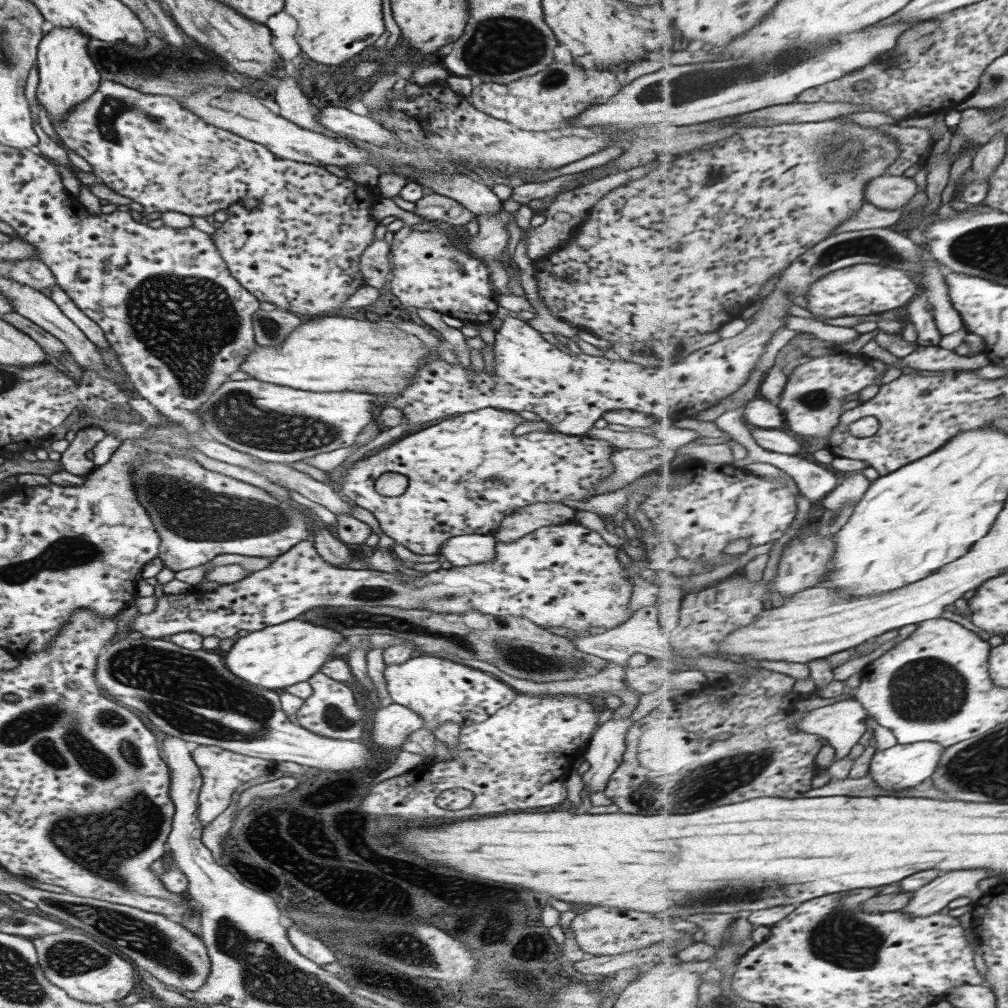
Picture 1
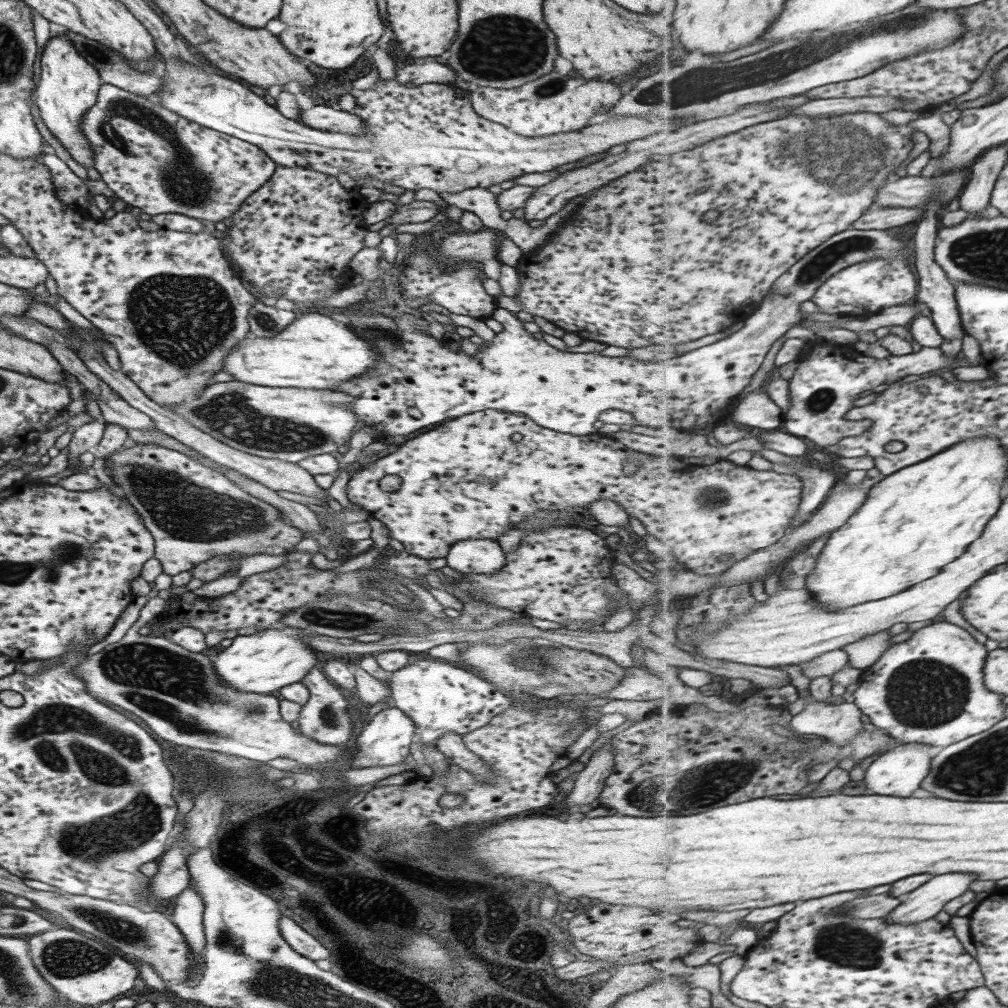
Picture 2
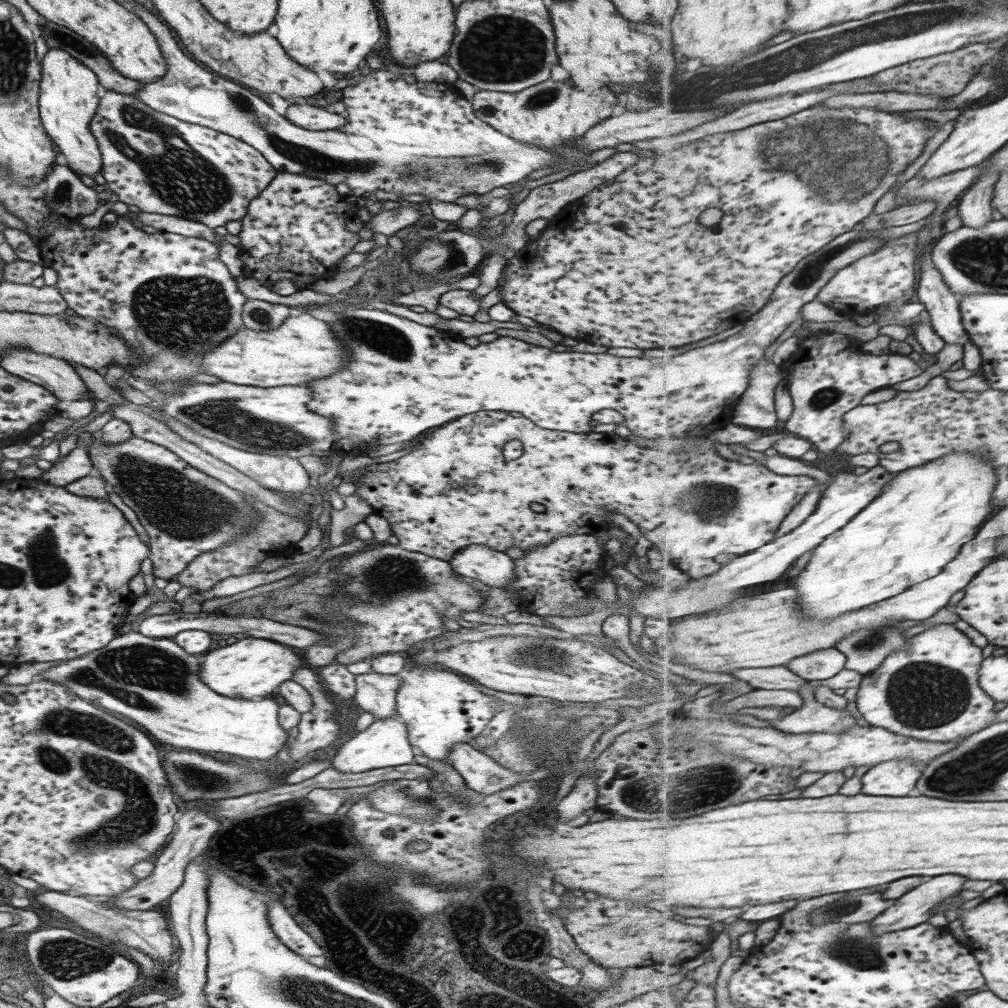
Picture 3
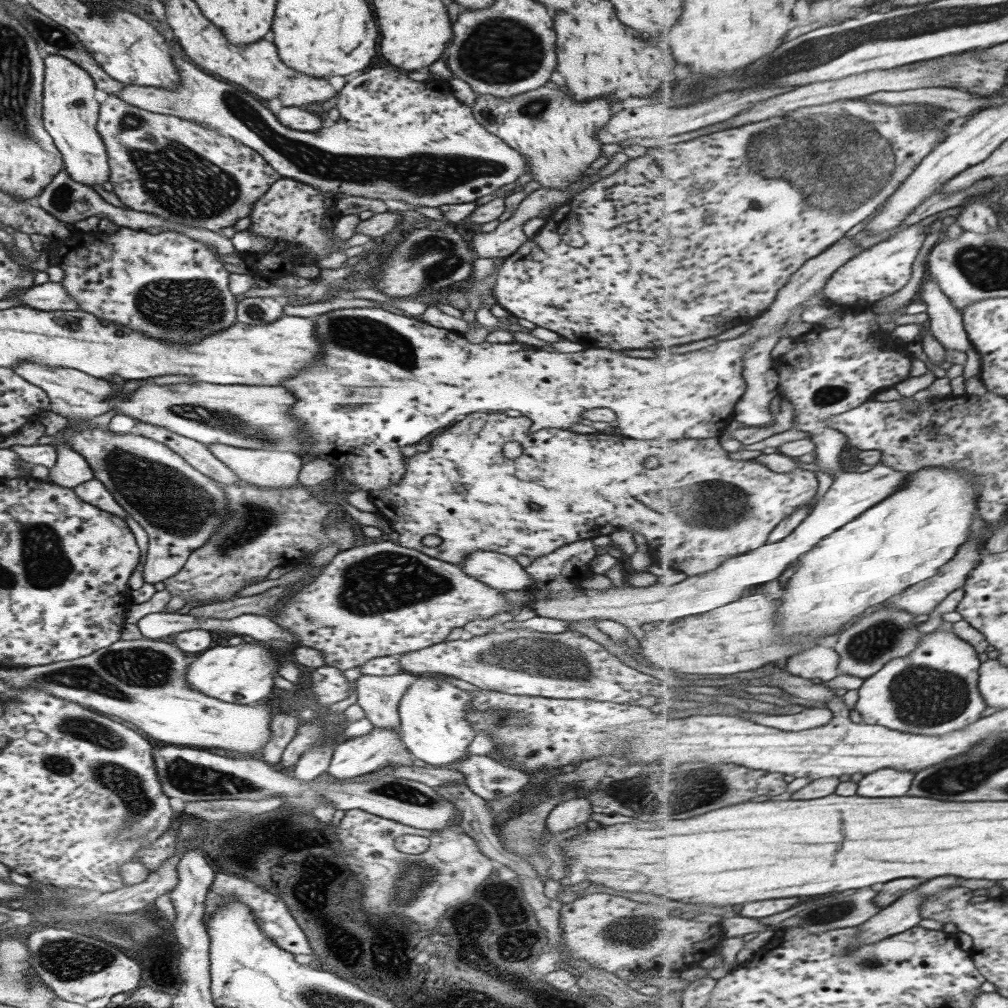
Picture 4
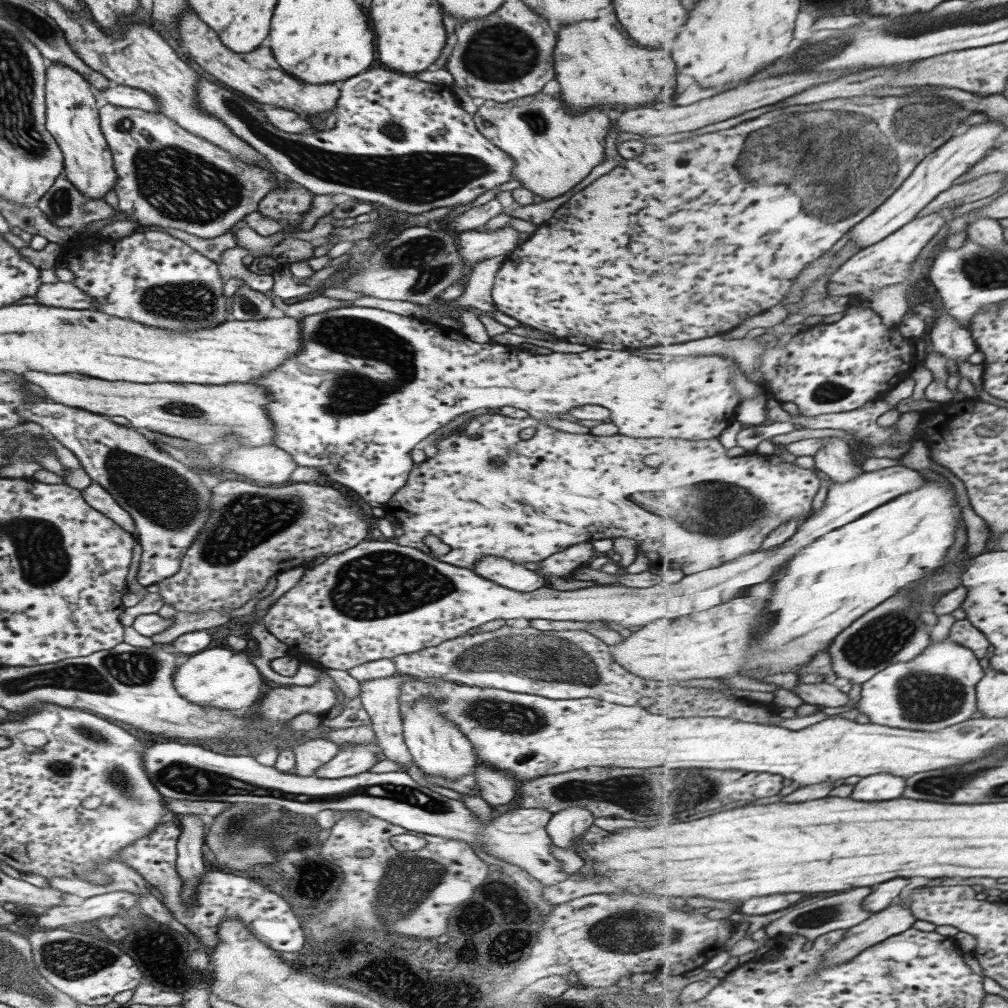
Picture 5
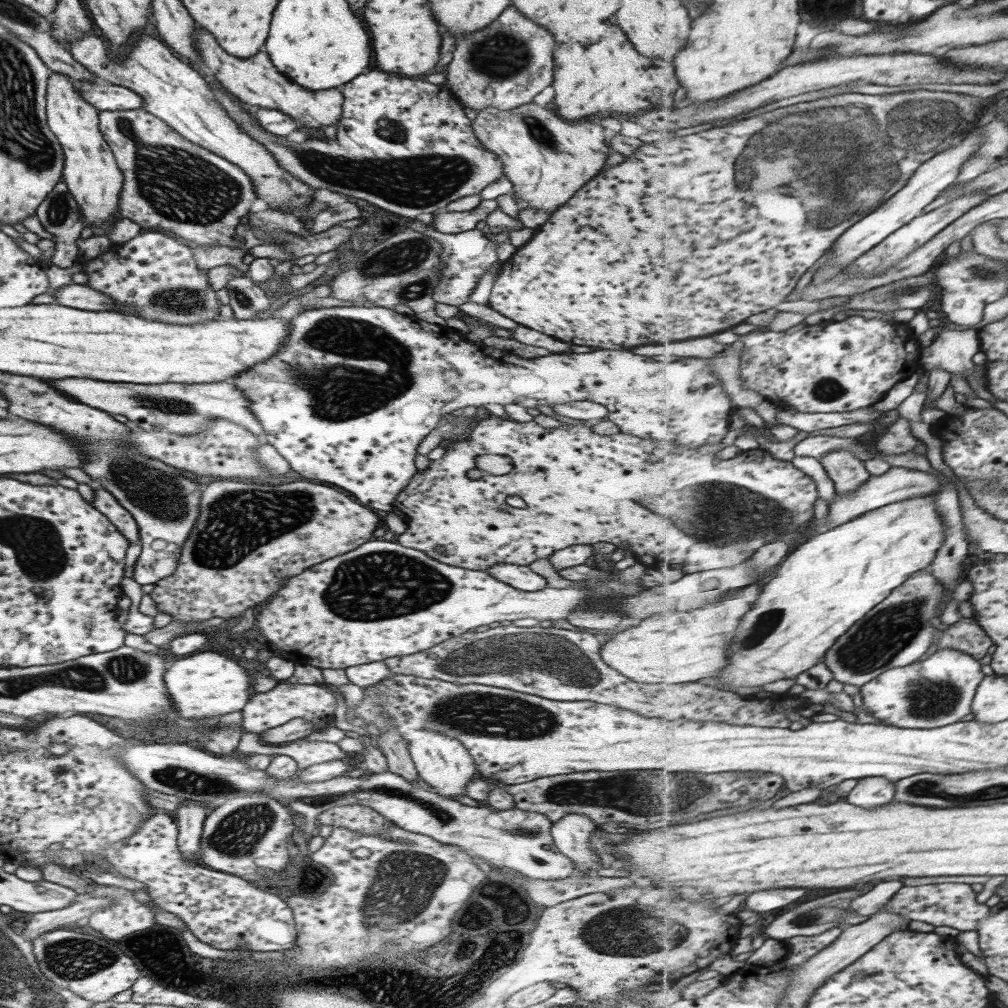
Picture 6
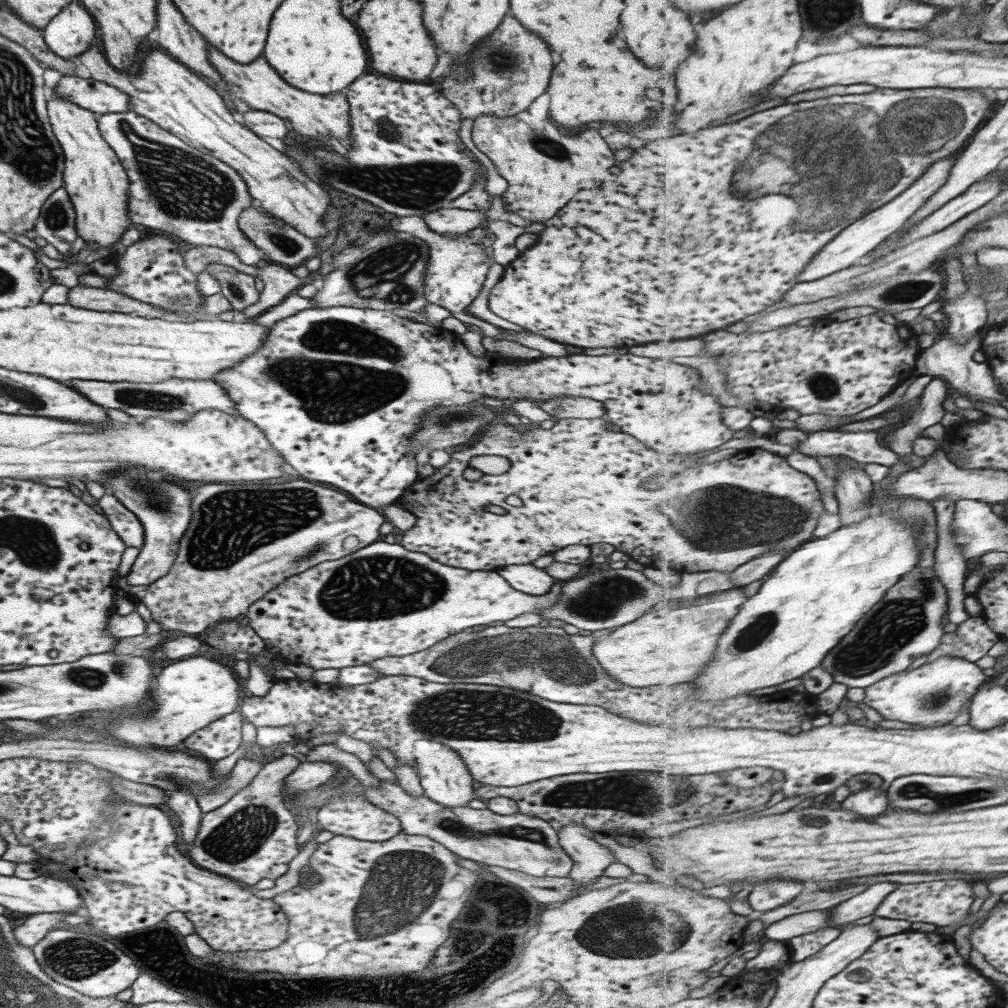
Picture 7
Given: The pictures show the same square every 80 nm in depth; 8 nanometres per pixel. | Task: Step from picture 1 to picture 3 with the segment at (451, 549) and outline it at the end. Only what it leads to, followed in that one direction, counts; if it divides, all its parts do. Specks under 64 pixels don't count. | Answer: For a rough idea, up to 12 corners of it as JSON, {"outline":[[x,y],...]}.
{"outline":[[484,544],[456,550],[448,563],[456,574],[506,588],[512,558]]}

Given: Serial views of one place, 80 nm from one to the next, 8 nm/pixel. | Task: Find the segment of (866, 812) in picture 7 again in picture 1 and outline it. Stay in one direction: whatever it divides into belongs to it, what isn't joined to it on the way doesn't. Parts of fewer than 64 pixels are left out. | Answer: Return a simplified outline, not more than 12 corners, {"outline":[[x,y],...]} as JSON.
{"outline":[[899,744],[877,751],[869,774],[907,790],[935,774],[946,746]]}

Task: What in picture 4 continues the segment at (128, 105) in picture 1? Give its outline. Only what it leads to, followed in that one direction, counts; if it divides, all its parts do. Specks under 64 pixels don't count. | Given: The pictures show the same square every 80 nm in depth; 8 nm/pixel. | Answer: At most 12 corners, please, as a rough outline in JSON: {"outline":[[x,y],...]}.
{"outline":[[115,94],[119,202],[219,233],[280,177],[257,152]]}

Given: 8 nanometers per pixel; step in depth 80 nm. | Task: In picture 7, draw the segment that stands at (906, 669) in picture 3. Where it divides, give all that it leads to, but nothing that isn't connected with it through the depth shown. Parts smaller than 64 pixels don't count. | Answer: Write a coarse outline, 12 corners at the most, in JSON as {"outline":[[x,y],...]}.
{"outline":[[944,656],[868,686],[883,720],[923,727],[962,714],[989,677]]}

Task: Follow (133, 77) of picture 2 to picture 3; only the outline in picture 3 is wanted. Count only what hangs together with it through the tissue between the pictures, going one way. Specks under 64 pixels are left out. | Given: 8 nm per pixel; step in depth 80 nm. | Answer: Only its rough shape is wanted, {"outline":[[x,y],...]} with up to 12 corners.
{"outline":[[46,20],[42,36],[95,73],[105,89],[131,95],[144,83],[114,71],[109,59],[76,32]]}

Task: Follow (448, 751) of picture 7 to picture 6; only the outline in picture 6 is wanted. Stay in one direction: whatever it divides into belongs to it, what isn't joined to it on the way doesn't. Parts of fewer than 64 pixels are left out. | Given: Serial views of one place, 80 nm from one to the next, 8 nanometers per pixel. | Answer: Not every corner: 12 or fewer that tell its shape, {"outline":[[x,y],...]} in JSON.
{"outline":[[416,730],[406,747],[439,796],[464,794],[475,775],[457,740]]}

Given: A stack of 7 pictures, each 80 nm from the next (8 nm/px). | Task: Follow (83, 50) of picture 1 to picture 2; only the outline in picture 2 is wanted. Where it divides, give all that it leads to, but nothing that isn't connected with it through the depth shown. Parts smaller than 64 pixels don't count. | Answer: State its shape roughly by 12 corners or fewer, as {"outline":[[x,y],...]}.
{"outline":[[63,35],[42,47],[34,98],[46,128],[83,168],[80,122],[102,78]]}

